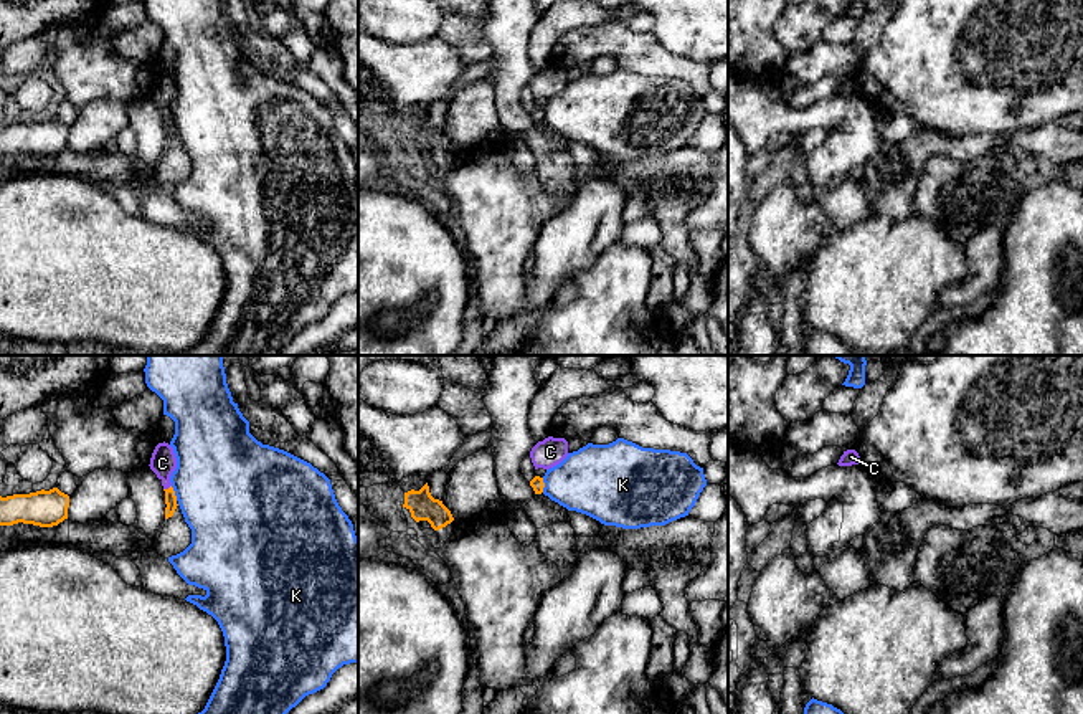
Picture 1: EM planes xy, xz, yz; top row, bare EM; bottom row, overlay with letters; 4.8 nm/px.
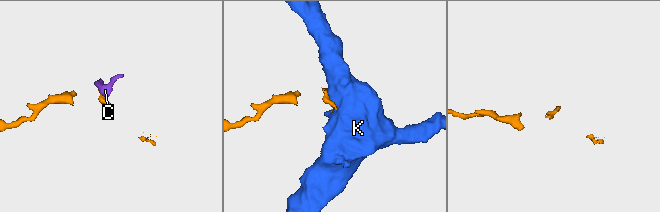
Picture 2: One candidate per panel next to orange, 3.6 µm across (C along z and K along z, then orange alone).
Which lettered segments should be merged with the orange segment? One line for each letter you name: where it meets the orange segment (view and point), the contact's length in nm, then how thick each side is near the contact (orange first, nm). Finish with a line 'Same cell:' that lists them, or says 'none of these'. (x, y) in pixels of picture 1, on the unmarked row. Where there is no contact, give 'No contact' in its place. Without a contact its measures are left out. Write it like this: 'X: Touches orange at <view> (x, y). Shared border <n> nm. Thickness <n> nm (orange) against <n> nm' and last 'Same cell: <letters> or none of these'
C: Touches orange at xy (169, 118). Shared border 50 nm. Thickness 60 nm (orange) against 120 nm
Same cell: C

